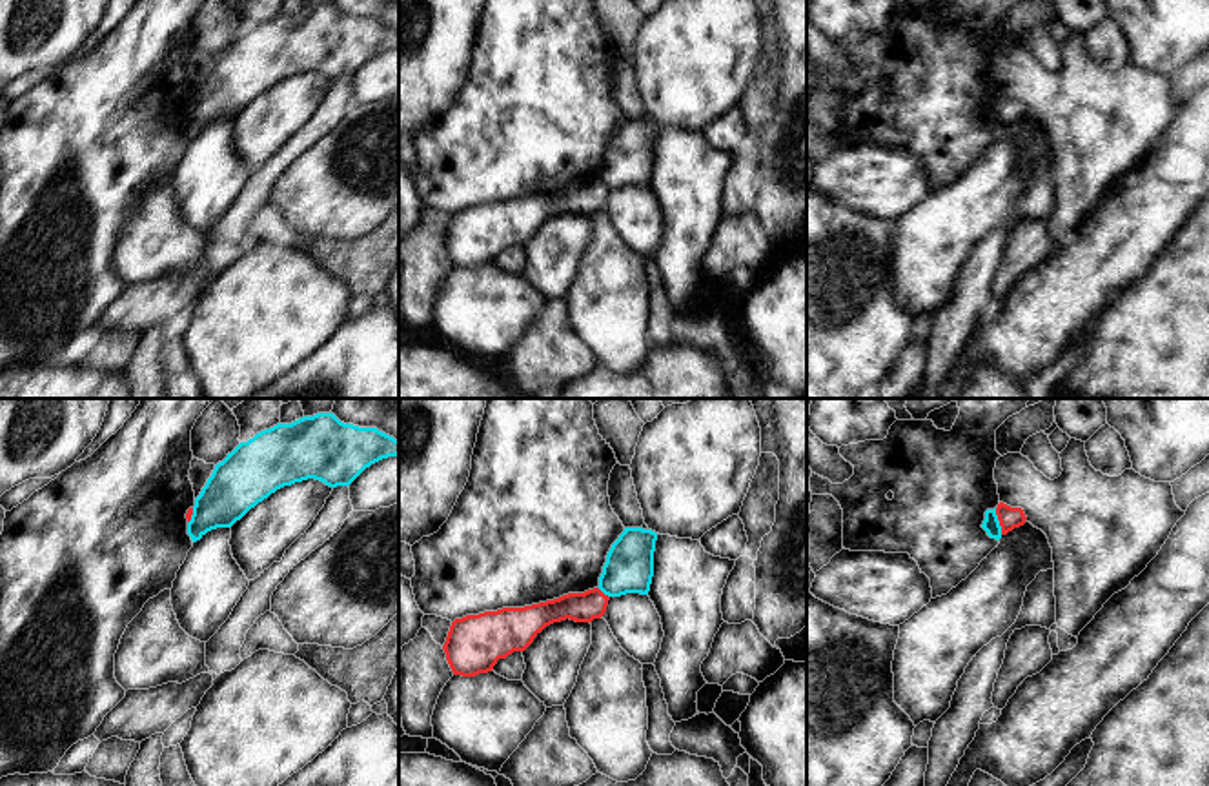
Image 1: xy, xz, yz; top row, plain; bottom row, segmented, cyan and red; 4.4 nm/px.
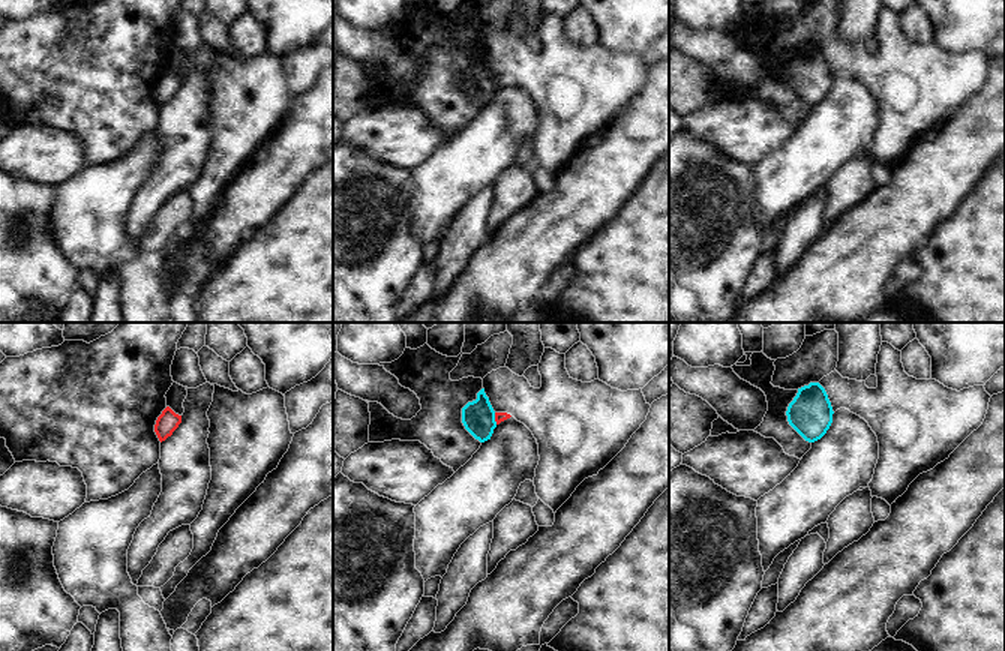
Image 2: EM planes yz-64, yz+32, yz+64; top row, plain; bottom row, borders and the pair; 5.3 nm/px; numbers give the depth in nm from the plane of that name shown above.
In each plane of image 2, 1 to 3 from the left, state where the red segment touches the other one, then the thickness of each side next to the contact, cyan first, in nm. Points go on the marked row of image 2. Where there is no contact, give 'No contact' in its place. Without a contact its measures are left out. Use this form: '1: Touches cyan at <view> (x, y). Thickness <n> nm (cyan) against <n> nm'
1: No contact
2: Touches cyan at yz+32 (494, 419). Thickness 180 nm (cyan) against 50 nm
3: No contact.

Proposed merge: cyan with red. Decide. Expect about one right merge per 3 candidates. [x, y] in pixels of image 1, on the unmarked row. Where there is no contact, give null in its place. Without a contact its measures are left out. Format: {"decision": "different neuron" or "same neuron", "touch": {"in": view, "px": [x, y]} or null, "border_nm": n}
{"decision": "different neuron", "touch": {"in": "yz", "px": [998, 113]}, "border_nm": 120}

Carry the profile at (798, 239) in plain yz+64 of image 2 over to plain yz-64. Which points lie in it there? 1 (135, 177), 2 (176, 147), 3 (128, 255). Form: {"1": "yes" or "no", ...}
{"1": "no", "2": "yes", "3": "no"}

